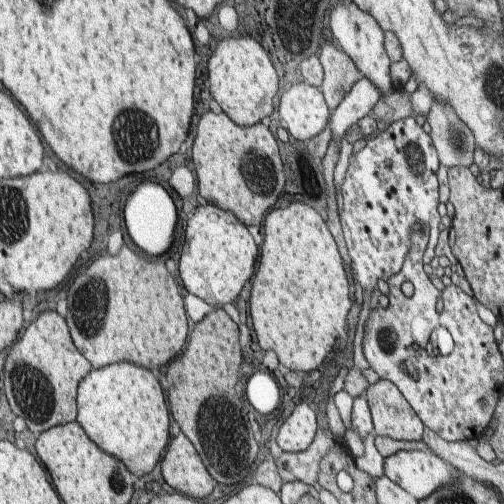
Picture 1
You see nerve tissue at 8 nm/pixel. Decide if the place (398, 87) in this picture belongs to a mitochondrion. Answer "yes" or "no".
no

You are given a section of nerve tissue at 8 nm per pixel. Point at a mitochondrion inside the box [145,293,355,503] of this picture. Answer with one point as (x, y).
(217, 427)

